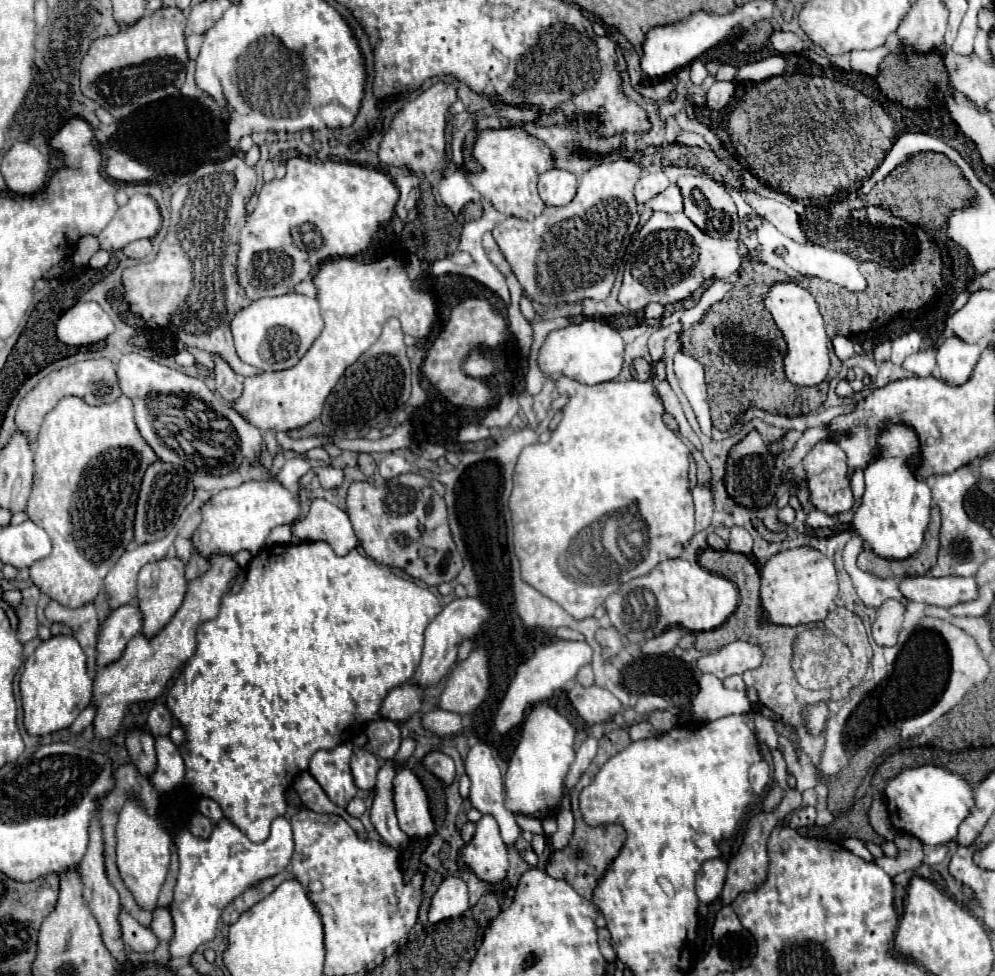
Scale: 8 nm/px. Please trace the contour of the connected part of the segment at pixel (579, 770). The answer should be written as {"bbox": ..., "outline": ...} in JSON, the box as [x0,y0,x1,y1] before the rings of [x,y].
{"bbox":[564,738,598,790],"outline":[[[586,738],[586,742],[578,748],[578,752],[576,752],[576,762],[572,764],[572,768],[570,768],[570,772],[568,772],[566,780],[564,780],[566,790],[574,788],[576,782],[580,780],[580,776],[582,776],[584,772],[588,772],[590,762],[592,762],[594,756],[596,756],[596,746],[598,746],[598,740],[594,740],[594,738]]]}

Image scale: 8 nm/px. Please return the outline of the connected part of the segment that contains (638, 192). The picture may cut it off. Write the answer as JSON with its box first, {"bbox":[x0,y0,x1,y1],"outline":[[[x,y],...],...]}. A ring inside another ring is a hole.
{"bbox":[634,176,670,204],"outline":[[[642,176],[640,182],[636,182],[636,188],[634,188],[636,202],[638,202],[638,204],[644,204],[646,200],[650,200],[650,198],[654,198],[656,194],[660,194],[662,190],[666,190],[668,184],[670,184],[670,182],[662,182],[660,176],[650,176],[650,180],[648,180],[648,176]]]}

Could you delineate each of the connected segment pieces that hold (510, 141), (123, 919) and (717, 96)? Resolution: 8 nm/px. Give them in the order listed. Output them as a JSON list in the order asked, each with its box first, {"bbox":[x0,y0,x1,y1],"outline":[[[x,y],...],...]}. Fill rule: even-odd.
[{"bbox":[468,128,552,220],"outline":[[[518,128],[484,130],[478,134],[472,156],[484,166],[480,174],[468,174],[468,182],[486,196],[500,212],[532,220],[544,210],[544,202],[538,196],[538,176],[552,168],[550,150],[536,138],[526,136]]]},{"bbox":[120,912,158,952],"outline":[[[120,912],[120,928],[122,928],[122,940],[126,946],[130,946],[134,952],[152,952],[158,946],[156,934],[142,926],[138,920],[128,916],[128,912]]]},{"bbox":[706,82,734,110],"outline":[[[716,82],[706,94],[706,104],[712,110],[720,110],[720,108],[724,108],[730,102],[733,94],[734,84],[732,82]]]}]

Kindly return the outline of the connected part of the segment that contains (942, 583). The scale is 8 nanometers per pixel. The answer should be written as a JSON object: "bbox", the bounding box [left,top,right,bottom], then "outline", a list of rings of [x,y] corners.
{"bbox":[900,576,978,608],"outline":[[[904,576],[900,580],[900,592],[914,602],[934,604],[950,608],[958,602],[974,600],[978,594],[978,586],[974,578],[962,578],[962,576]]]}

